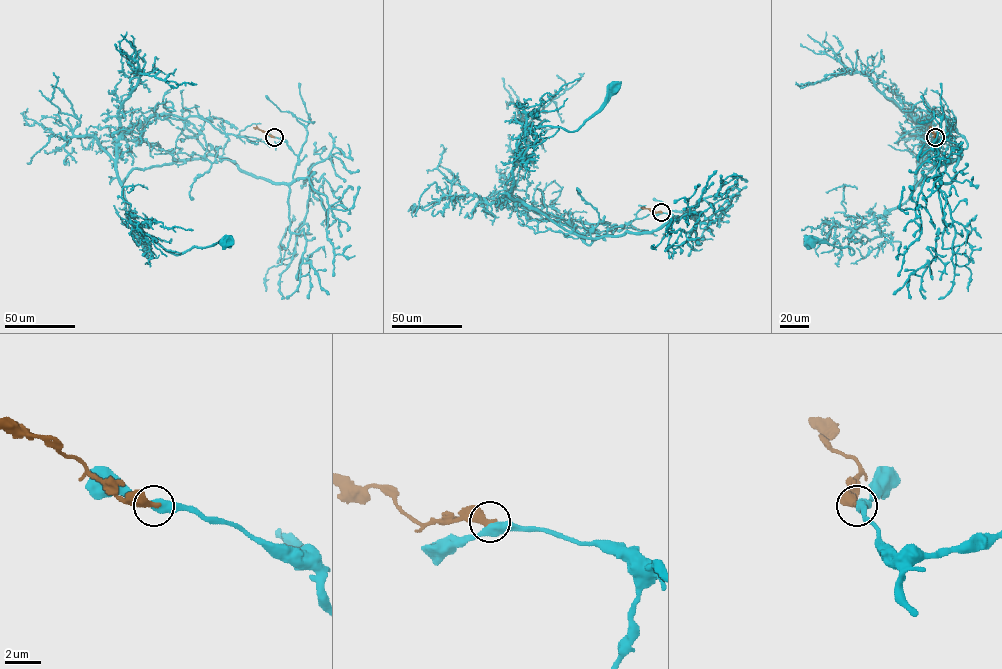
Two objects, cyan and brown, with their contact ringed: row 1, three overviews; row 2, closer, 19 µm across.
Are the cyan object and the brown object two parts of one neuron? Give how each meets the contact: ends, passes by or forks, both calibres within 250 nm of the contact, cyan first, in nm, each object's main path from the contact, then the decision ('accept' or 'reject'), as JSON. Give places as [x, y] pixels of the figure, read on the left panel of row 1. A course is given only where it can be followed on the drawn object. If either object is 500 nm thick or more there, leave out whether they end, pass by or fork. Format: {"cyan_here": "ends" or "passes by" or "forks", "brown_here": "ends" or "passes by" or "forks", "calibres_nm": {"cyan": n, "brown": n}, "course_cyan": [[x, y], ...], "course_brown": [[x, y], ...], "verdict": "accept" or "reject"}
{"cyan_here": "passes by", "brown_here": "ends", "calibres_nm": {"cyan": 460, "brown": 480}, "course_cyan": [[274, 137], [298, 157], [290, 182], [206, 155], [134, 168], [122, 184], [129, 220], [167, 250], [224, 241]], "course_brown": [[274, 137], [253, 127]], "verdict": "reject"}

